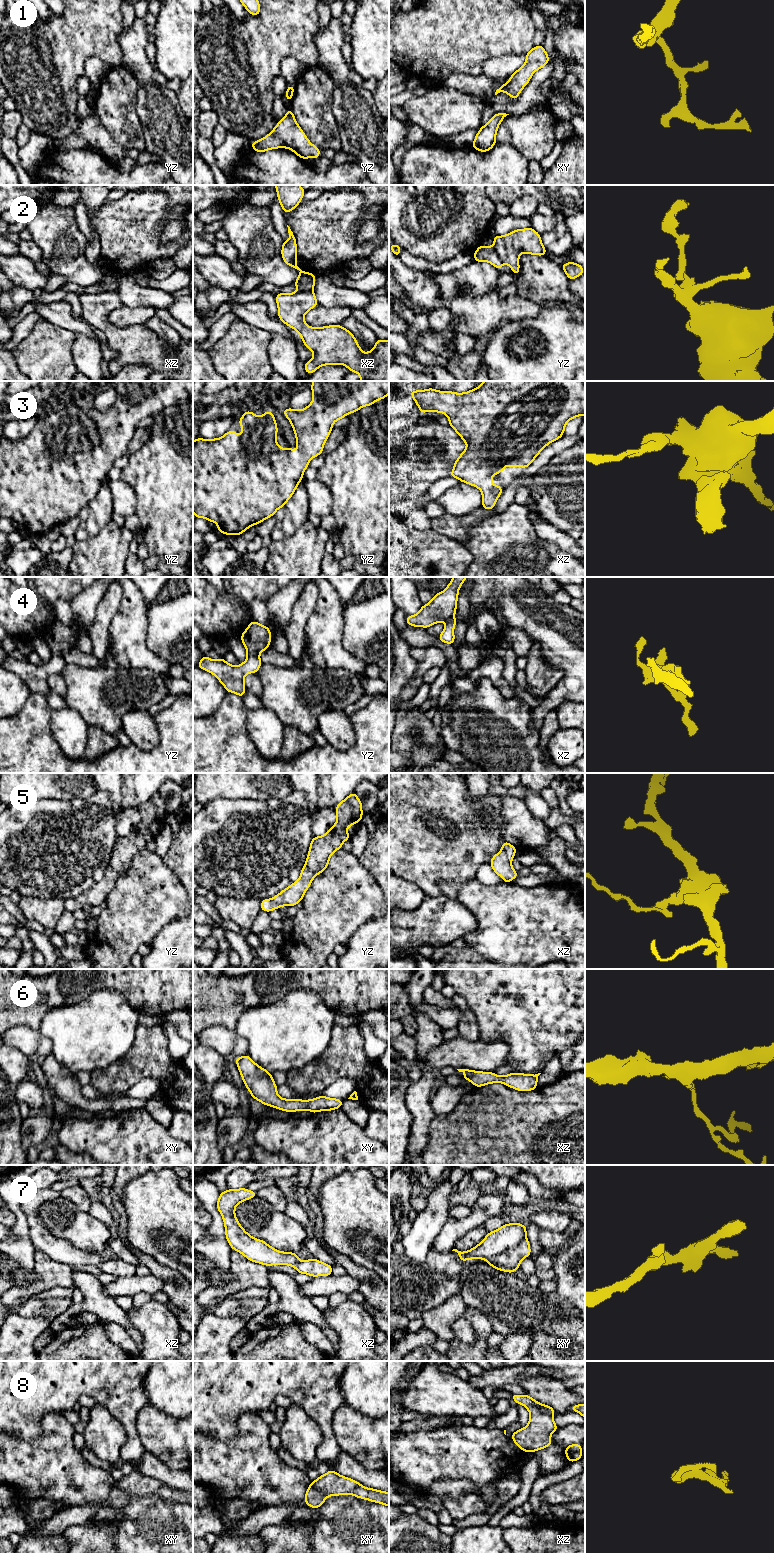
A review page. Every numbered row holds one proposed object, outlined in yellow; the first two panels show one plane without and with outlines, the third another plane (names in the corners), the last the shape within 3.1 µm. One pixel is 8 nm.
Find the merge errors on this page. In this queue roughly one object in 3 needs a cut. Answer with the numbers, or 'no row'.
2, 7

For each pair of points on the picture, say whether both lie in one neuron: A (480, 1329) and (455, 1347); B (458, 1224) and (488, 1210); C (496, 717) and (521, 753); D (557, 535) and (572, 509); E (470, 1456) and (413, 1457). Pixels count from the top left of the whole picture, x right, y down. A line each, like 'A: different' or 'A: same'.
A: same
B: same
C: same
D: different
E: same

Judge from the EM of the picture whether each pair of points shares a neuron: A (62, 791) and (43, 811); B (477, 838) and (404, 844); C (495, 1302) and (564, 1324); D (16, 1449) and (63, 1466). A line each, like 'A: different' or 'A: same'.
A: different
B: same
C: same
D: same

